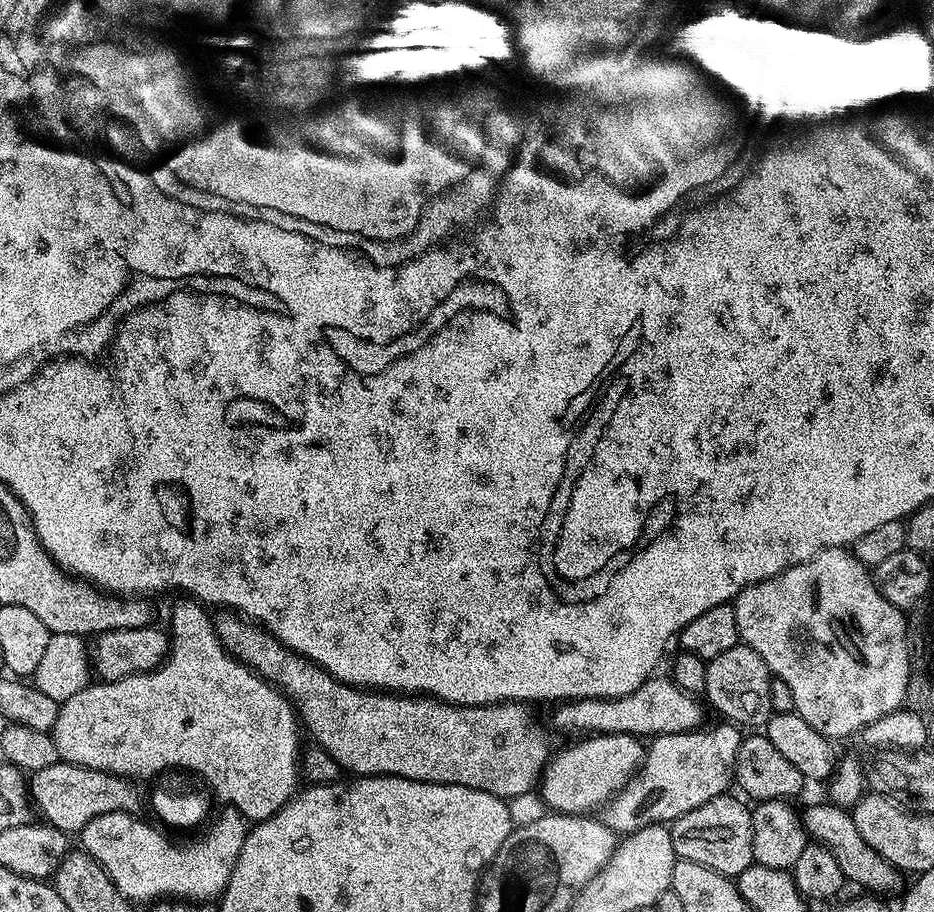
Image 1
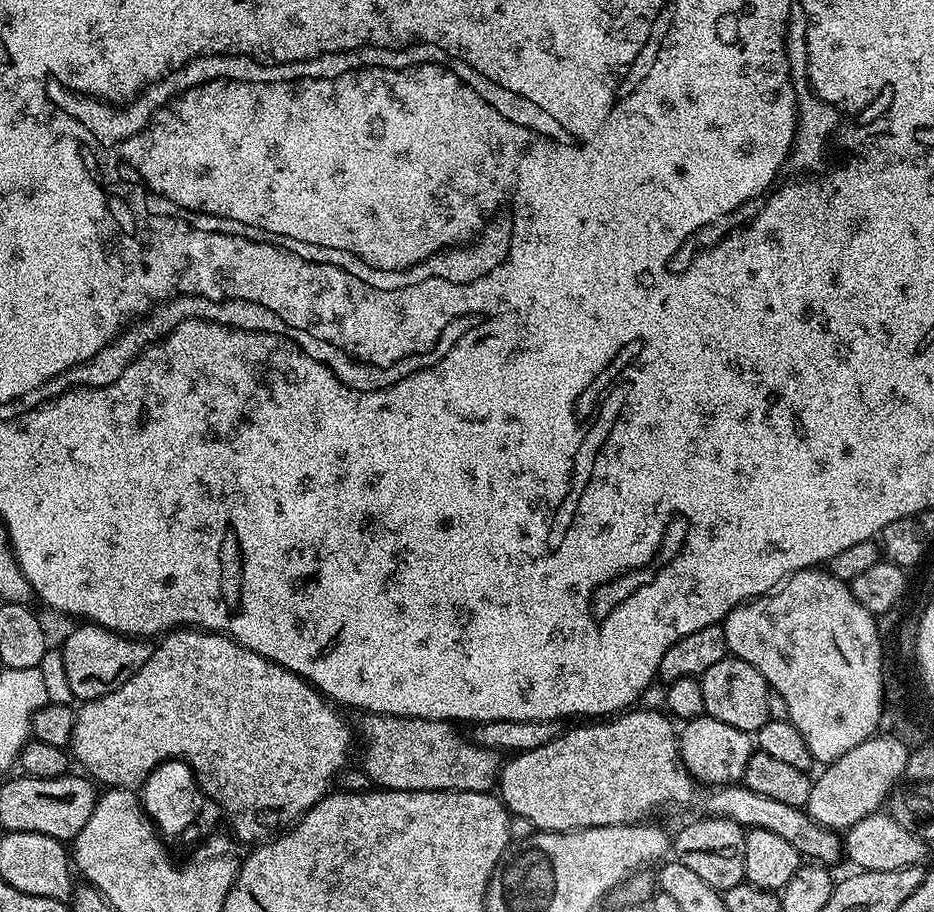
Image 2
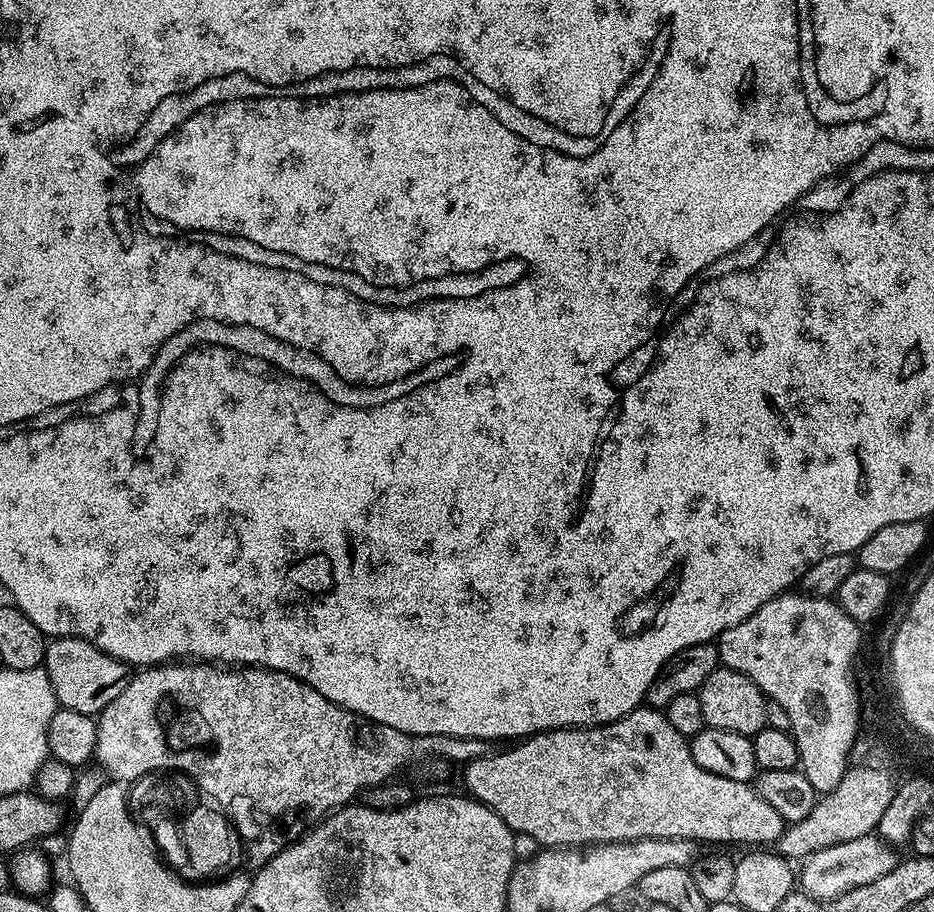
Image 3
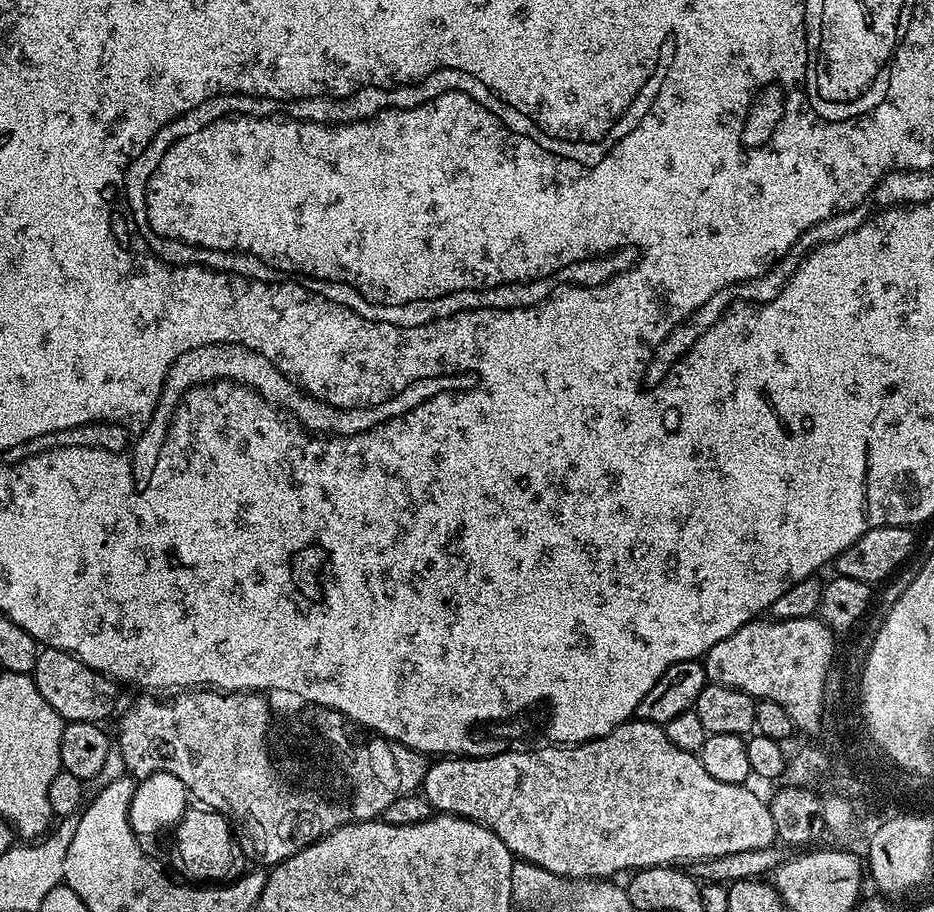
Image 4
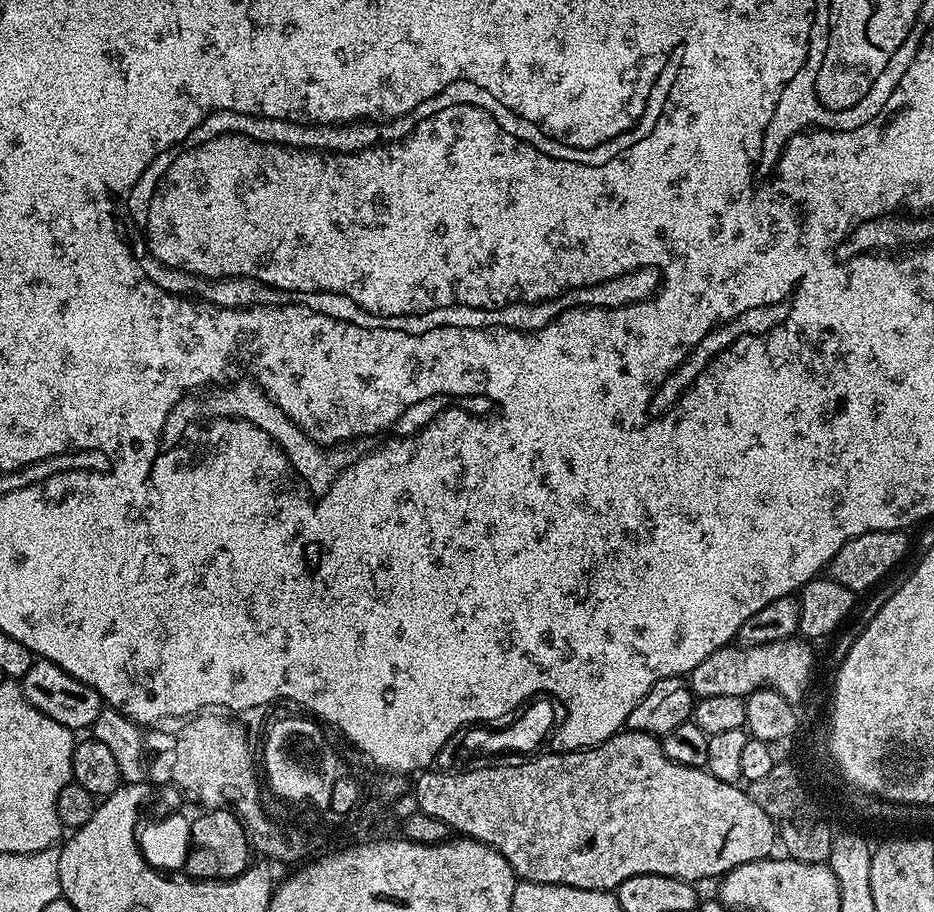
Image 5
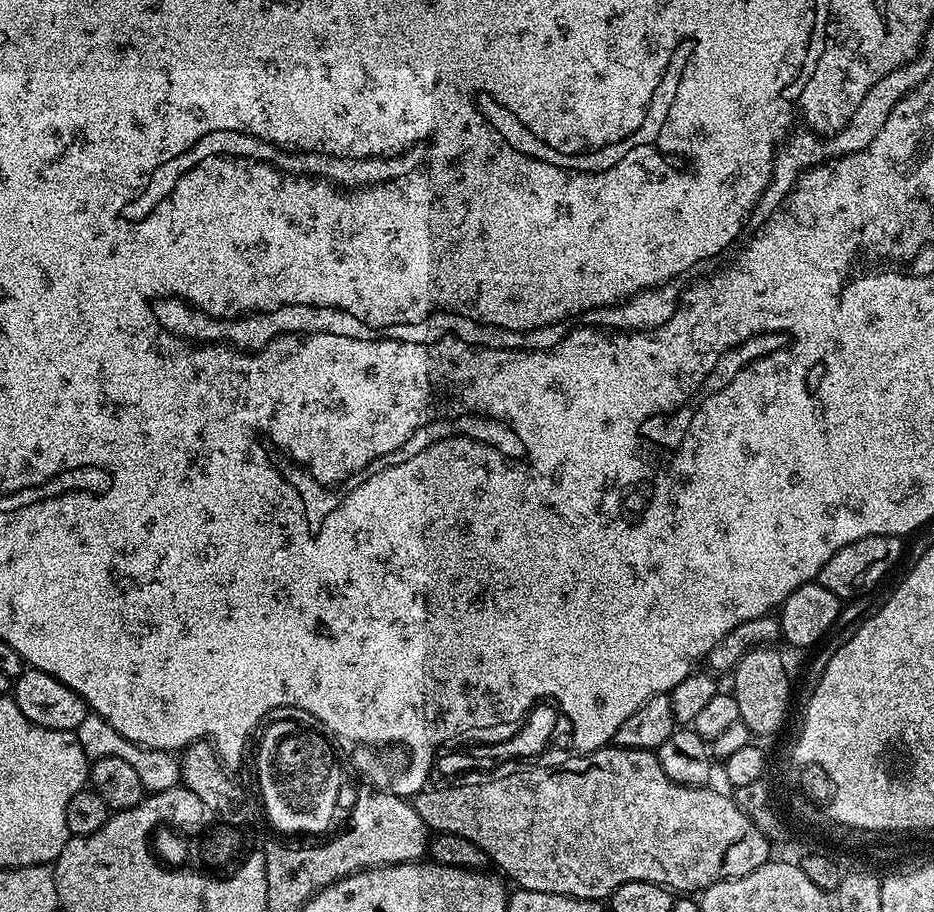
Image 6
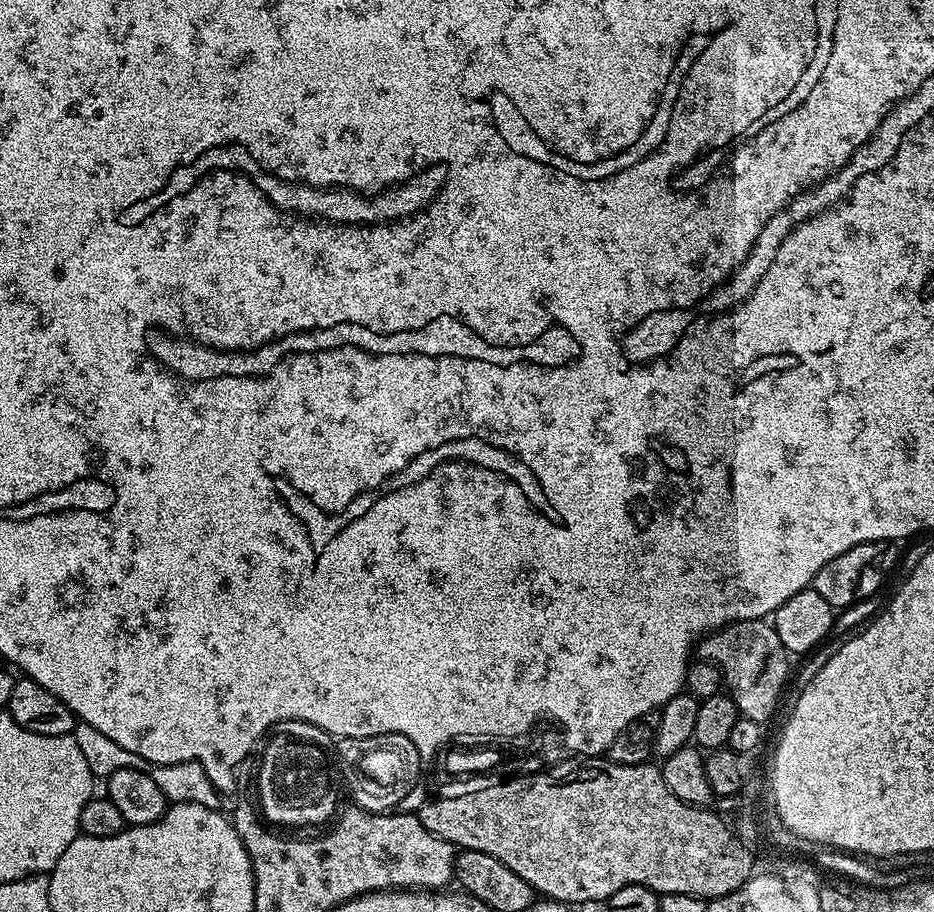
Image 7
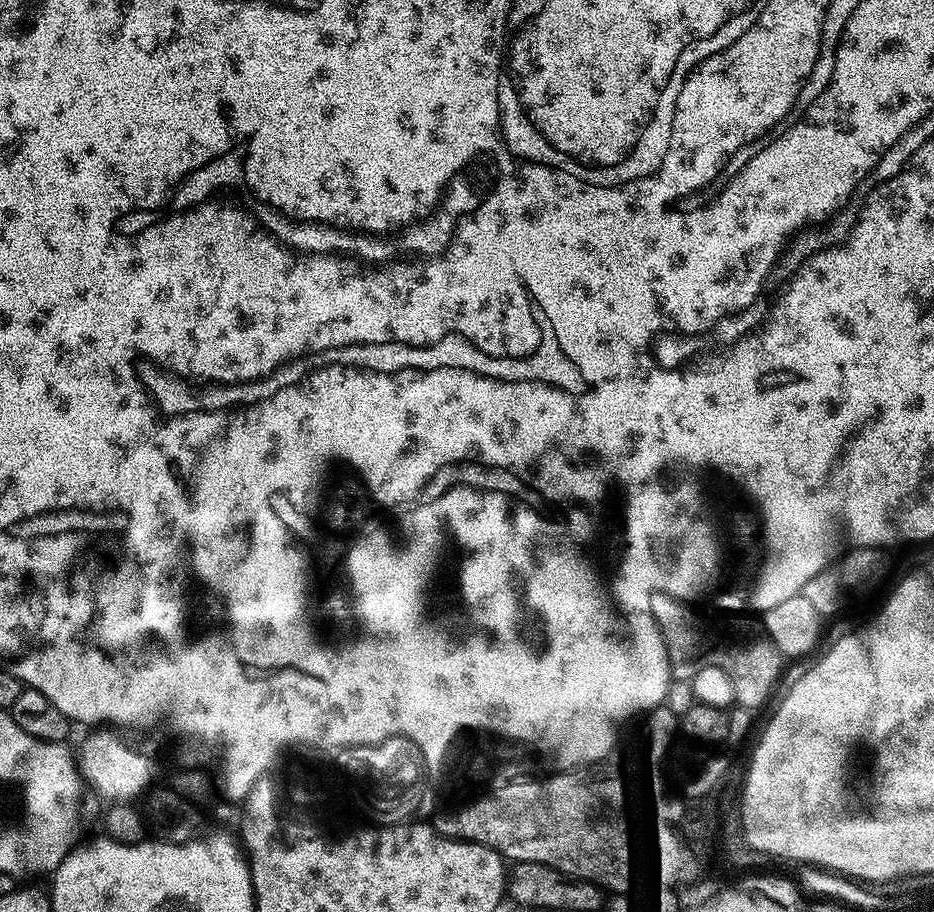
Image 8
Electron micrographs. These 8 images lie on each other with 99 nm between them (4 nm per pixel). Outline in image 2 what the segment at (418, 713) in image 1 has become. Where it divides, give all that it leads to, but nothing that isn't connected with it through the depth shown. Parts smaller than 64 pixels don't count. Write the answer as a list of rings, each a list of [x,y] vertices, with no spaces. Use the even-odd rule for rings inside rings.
[[[371,714],[363,717],[358,732],[364,735],[364,761],[362,767],[364,772],[371,778],[373,785],[384,790],[406,790],[407,792],[492,792],[497,787],[498,777],[502,769],[502,760],[497,753],[491,752],[489,748],[483,748],[472,743],[471,739],[462,737],[456,733],[457,725],[447,720],[423,720],[422,718],[406,718],[405,716],[373,716]]]

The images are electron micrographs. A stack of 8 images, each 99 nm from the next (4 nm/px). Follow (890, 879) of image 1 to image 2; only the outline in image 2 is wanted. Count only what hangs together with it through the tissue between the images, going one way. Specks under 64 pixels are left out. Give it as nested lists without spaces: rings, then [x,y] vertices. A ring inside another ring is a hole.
[[[716,786],[704,800],[705,813],[709,817],[724,817],[743,825],[745,829],[770,829],[780,838],[786,838],[800,851],[801,857],[825,866],[833,866],[845,855],[844,842],[839,831],[823,828],[814,822],[804,808],[786,806],[786,802],[774,802],[774,798],[766,798],[766,794],[754,794],[754,790],[743,786]]]

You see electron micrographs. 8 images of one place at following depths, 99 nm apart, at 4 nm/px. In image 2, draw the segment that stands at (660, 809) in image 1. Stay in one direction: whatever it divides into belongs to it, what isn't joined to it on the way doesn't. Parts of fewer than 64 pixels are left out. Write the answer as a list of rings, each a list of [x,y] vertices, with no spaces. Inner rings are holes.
[[[705,714],[687,721],[679,729],[678,739],[680,756],[693,780],[707,786],[736,786],[743,781],[746,762],[750,762],[754,751],[754,740],[749,733],[734,730],[734,726],[726,726],[726,722]]]

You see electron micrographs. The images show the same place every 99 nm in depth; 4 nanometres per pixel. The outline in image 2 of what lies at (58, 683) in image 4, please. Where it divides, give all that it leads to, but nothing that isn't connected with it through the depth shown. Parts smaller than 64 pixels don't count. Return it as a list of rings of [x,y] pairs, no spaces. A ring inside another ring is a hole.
[[[91,622],[79,625],[64,640],[64,648],[60,657],[66,670],[66,682],[70,682],[70,690],[77,701],[97,700],[100,696],[110,694],[118,690],[150,658],[153,645],[144,638],[122,636],[118,632],[112,632],[108,628]]]

